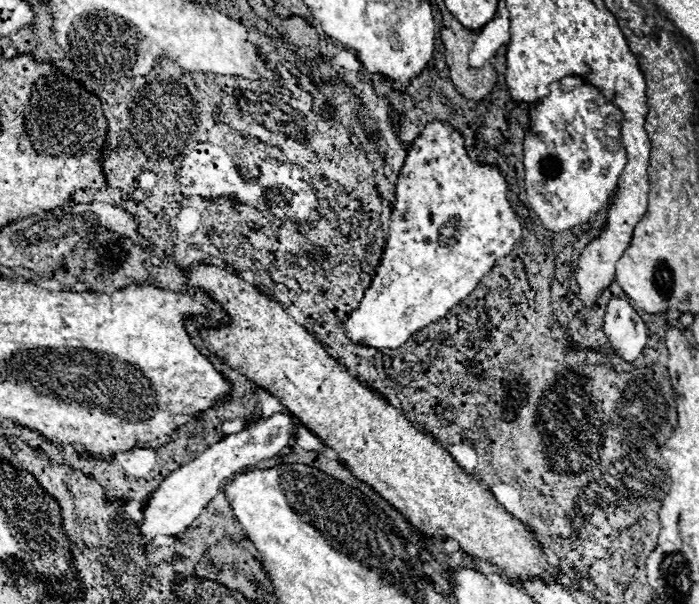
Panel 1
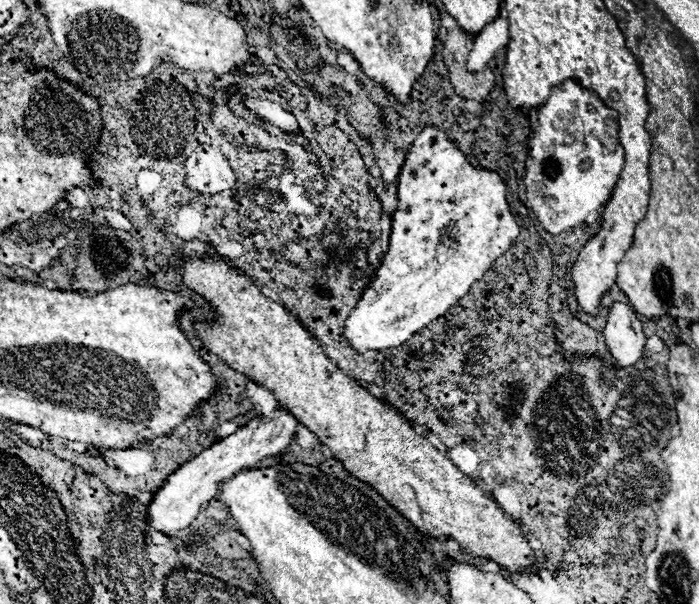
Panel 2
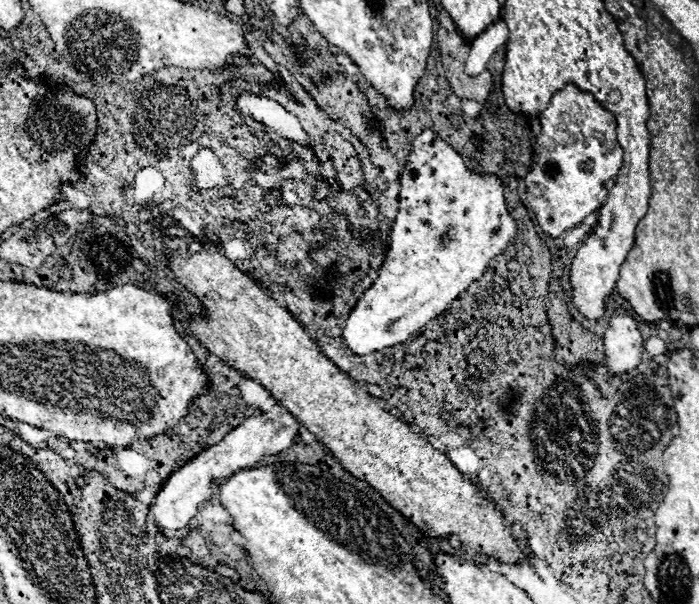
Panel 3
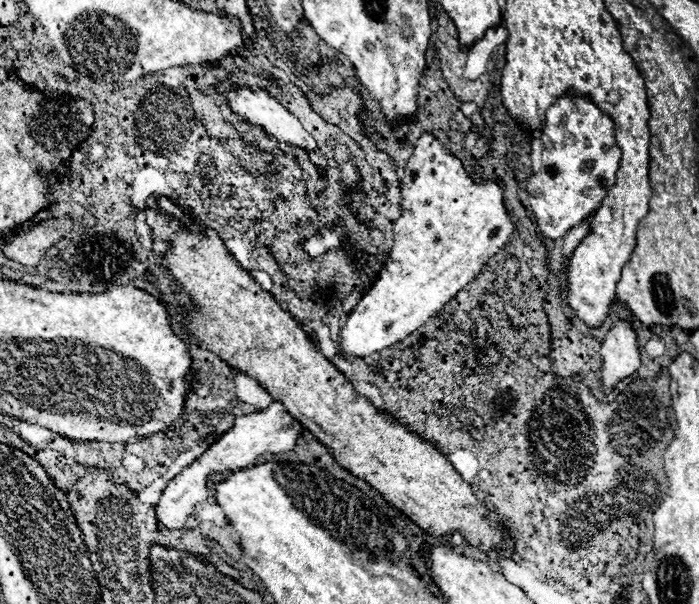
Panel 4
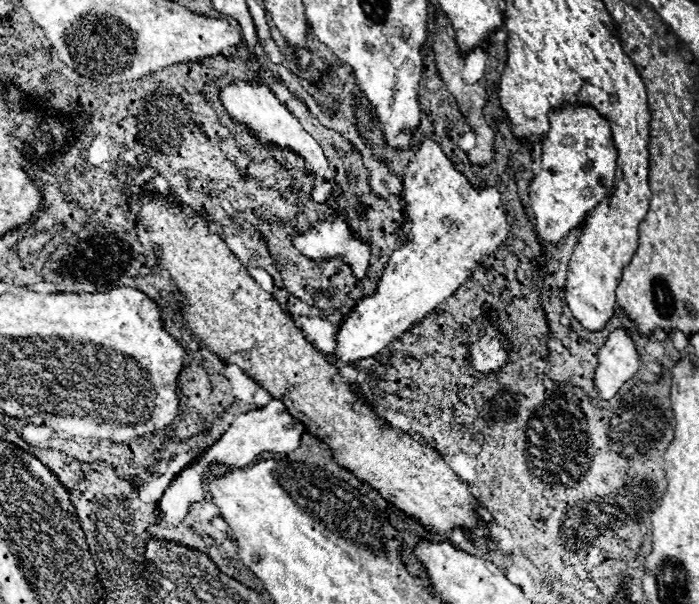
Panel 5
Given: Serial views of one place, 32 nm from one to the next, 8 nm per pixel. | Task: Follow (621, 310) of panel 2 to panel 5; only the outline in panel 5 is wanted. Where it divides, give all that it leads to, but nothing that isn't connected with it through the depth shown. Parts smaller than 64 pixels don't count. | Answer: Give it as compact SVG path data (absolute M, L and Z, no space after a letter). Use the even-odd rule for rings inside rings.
M626 330L612 332L598 352L598 368L592 380L600 400L612 400L620 386L636 374L638 366L640 360L630 334Z

